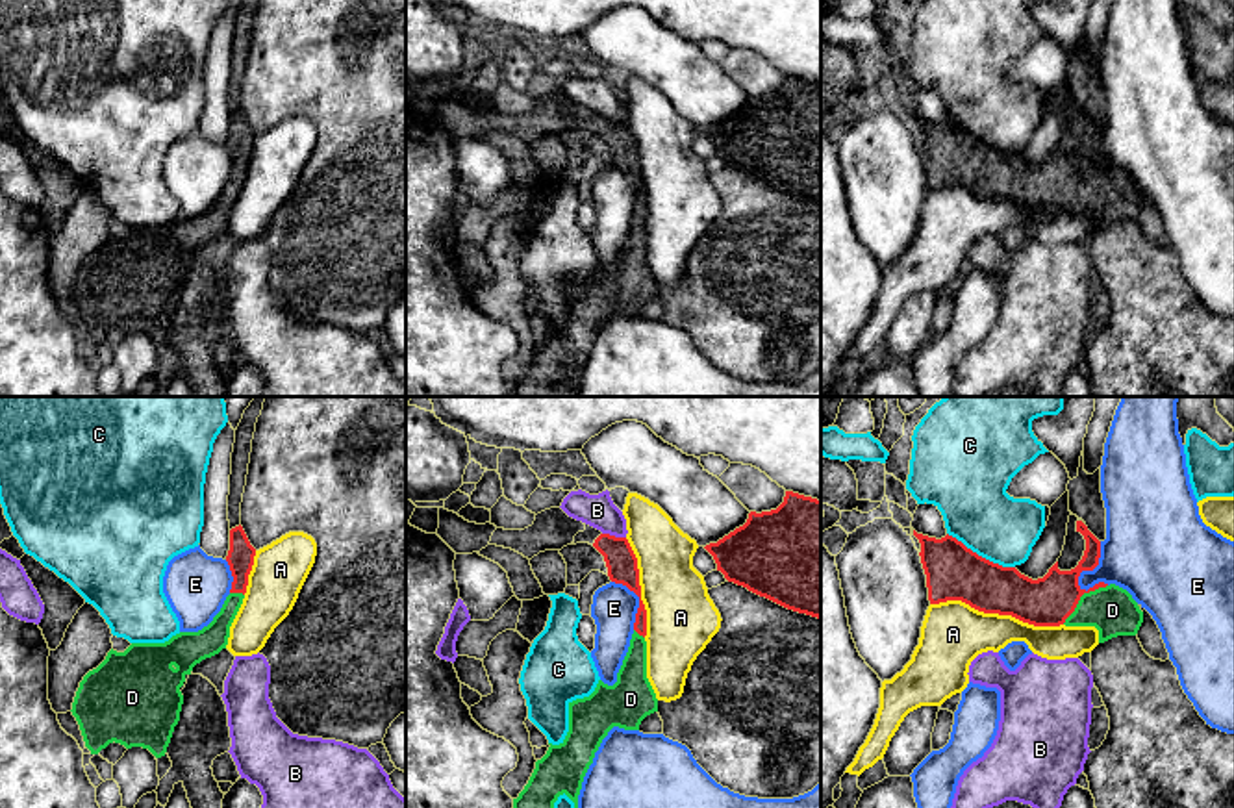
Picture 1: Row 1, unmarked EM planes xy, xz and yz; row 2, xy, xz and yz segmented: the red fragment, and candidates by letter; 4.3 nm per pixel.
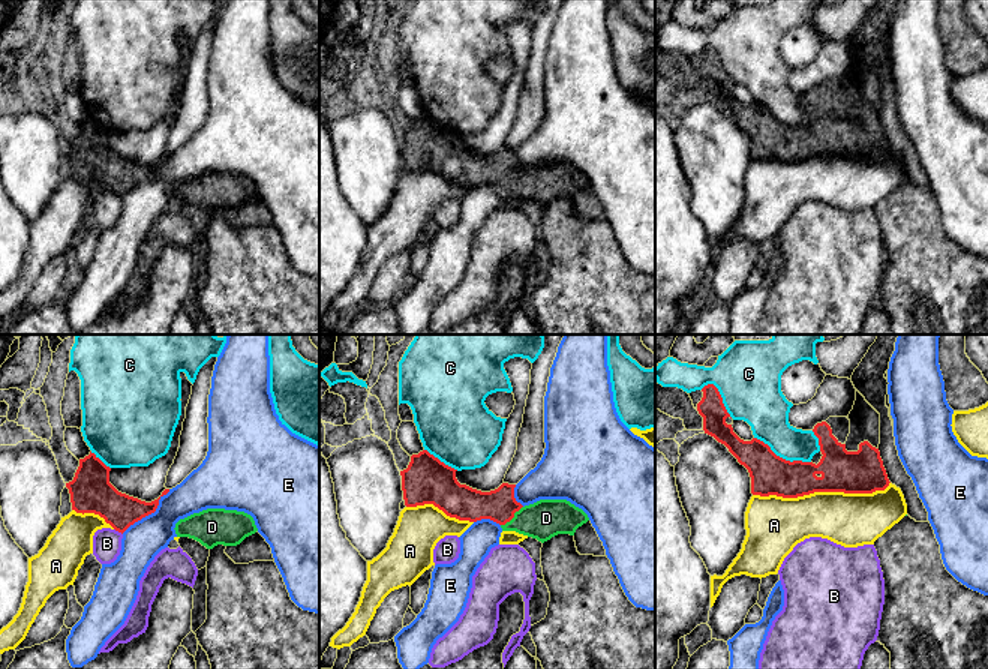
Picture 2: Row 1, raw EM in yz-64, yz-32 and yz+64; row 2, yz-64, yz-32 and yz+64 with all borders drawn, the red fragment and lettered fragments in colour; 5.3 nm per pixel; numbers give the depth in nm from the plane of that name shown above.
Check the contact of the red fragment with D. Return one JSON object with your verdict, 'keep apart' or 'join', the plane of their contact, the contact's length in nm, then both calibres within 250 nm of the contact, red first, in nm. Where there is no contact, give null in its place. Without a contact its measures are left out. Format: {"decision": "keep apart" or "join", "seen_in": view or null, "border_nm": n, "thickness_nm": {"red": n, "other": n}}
{"decision": "join", "seen_in": "yz", "border_nm": 260, "thickness_nm": {"red": 220, "other": 200}}

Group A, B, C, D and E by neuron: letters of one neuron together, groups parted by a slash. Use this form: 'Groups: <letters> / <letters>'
Groups: A / B / C / D / E

